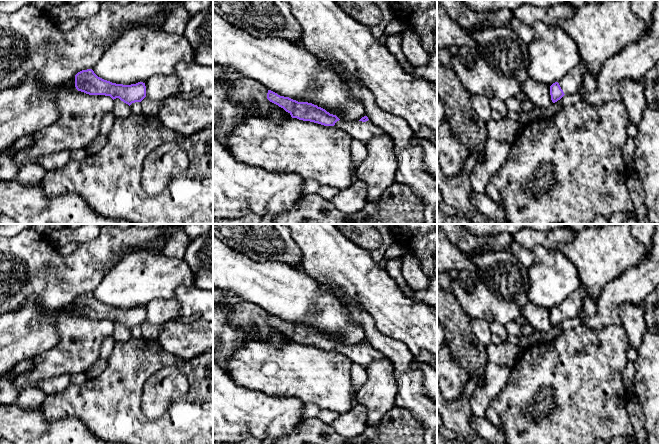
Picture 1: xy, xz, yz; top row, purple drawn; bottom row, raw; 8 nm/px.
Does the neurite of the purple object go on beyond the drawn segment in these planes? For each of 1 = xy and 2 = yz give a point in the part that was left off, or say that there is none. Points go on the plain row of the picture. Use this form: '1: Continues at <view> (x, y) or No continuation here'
1: No continuation here
2: Continues at yz (570, 307)

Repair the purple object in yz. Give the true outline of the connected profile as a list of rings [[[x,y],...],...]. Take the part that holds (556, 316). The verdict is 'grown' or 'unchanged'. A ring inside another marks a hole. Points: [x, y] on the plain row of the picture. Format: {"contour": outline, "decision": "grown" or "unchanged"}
{"contour": [[[581,285],[569,297],[567,297],[559,306],[550,310],[550,319],[553,327],[560,324],[564,319],[573,319],[578,316],[581,305],[588,297],[587,290]]], "decision": "grown"}

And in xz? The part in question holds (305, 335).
{"contour": [[[268,314],[267,323],[283,332],[292,342],[324,350],[335,350],[350,358],[353,363],[357,363],[364,368],[371,362],[385,357],[380,351],[375,350],[367,340],[354,346],[341,345],[336,339],[330,338],[317,329],[308,326],[298,326],[289,321],[280,320],[271,314]]], "decision": "grown"}

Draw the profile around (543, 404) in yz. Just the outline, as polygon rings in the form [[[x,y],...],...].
[[[543,388],[537,394],[534,403],[524,410],[524,413],[532,420],[539,421],[547,416],[554,408],[554,398],[551,392]]]

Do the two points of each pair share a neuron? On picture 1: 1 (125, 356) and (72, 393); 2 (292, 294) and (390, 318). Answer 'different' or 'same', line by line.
1: same
2: different

